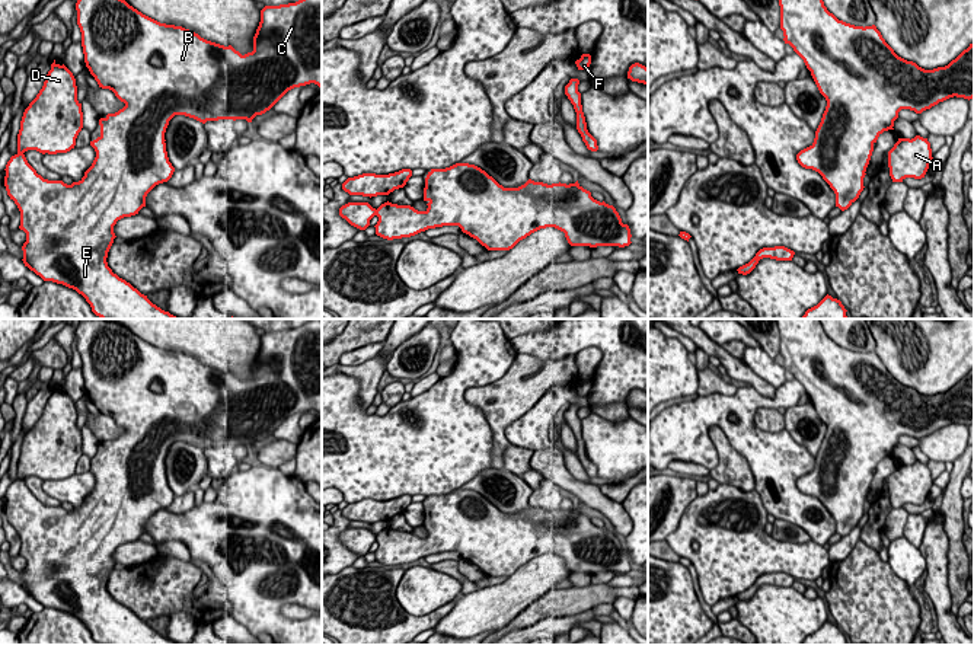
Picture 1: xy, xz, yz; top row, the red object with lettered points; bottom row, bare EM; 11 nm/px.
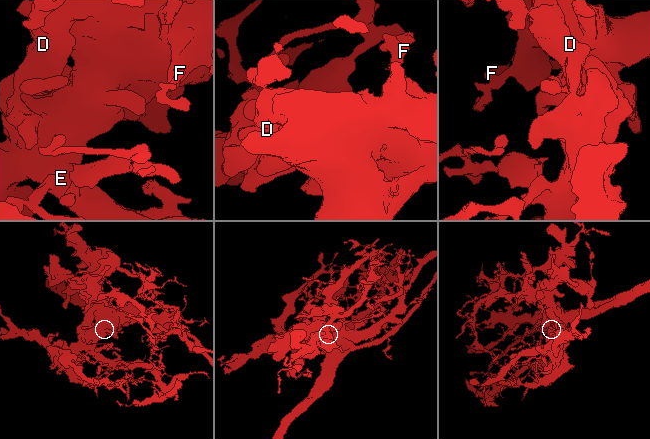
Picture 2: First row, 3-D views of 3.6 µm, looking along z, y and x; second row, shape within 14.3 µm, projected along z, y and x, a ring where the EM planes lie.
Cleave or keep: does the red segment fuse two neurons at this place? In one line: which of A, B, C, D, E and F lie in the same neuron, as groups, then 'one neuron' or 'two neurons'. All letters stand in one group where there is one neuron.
A B C D E F; one neuron

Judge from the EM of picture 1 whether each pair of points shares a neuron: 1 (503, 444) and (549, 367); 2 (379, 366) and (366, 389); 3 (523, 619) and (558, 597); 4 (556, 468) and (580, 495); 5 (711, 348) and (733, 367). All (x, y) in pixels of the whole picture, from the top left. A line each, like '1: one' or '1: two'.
1: one
2: one
3: one
4: one
5: one

